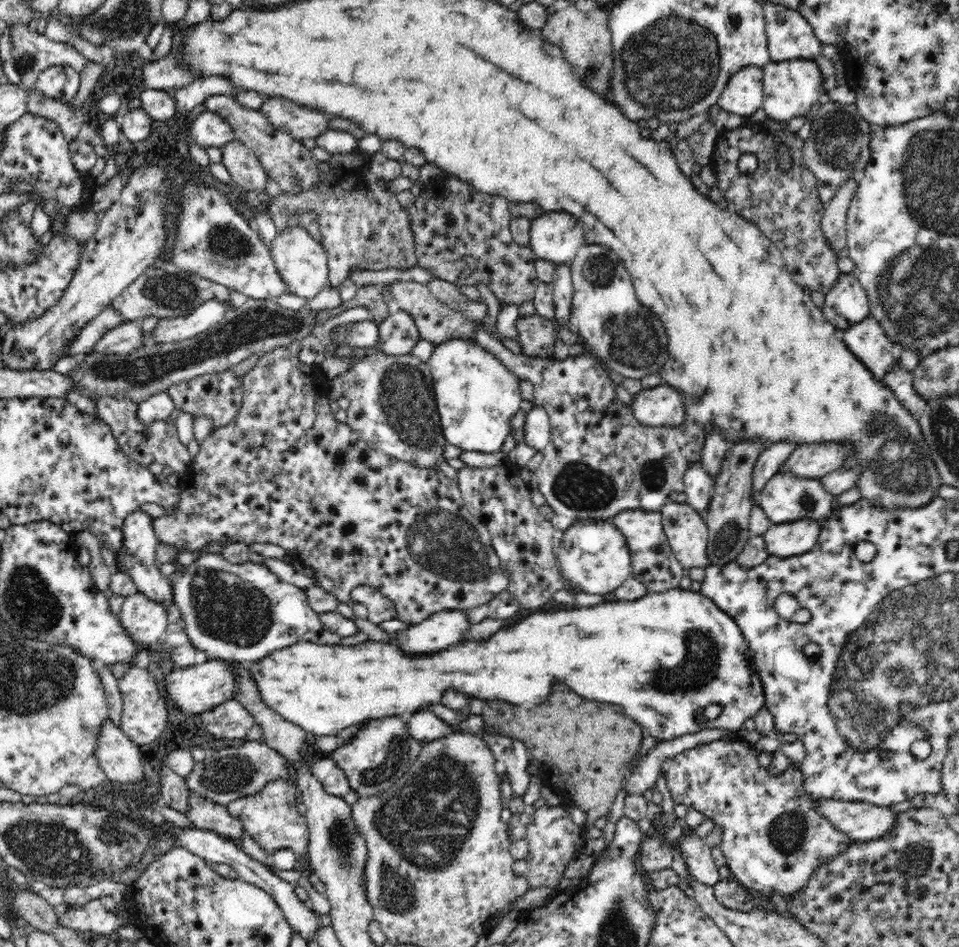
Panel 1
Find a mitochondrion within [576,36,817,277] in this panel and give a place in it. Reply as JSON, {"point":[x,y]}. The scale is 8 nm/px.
{"point":[595,73]}

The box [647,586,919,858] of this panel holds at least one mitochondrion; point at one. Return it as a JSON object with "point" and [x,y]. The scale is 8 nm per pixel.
{"point":[788,832]}

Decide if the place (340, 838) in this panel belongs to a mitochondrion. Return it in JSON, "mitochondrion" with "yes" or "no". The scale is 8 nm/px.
{"mitochondrion":"yes"}

